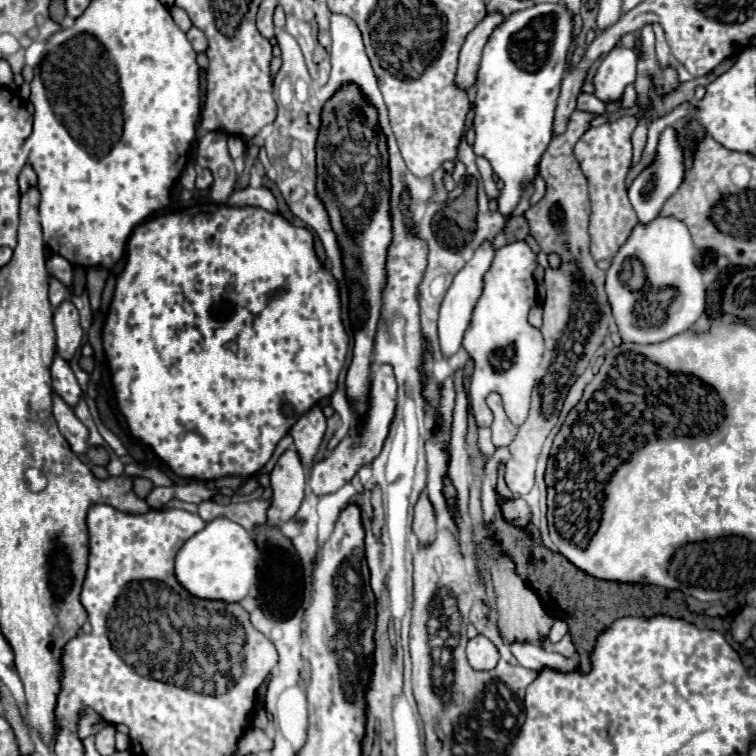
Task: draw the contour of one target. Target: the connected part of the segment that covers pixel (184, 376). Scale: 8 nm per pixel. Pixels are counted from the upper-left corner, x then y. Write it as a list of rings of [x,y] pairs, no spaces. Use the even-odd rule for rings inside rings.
[[[212,206],[202,212],[184,210],[142,222],[128,240],[124,270],[116,278],[114,298],[102,328],[102,344],[112,374],[112,386],[116,392],[118,410],[126,418],[126,424],[138,440],[152,448],[152,452],[170,466],[170,470],[182,478],[194,480],[218,480],[224,476],[250,478],[262,470],[270,460],[280,438],[292,428],[296,418],[312,408],[320,398],[326,398],[336,390],[338,374],[346,366],[348,334],[340,318],[338,284],[330,272],[322,268],[314,254],[314,238],[306,228],[288,224],[280,214],[270,214],[262,208],[244,206]],[[290,404],[294,416],[284,414],[284,406]]]

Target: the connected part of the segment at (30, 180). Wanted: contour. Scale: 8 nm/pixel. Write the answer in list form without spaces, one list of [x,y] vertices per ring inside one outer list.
[[[26,164],[20,172],[20,178],[18,178],[18,186],[20,186],[20,192],[26,194],[30,188],[36,186],[36,172],[32,170],[30,164]]]

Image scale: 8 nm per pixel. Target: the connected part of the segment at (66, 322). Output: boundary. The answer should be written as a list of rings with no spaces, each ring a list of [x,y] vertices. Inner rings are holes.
[[[64,300],[54,310],[54,330],[56,330],[56,346],[58,346],[60,356],[64,360],[70,360],[82,340],[78,310],[70,300]]]

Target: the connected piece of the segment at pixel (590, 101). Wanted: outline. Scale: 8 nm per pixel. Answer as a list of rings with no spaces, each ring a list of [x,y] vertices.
[[[584,92],[578,96],[576,108],[588,112],[596,112],[596,114],[602,114],[606,110],[604,102],[596,98],[593,94]]]

